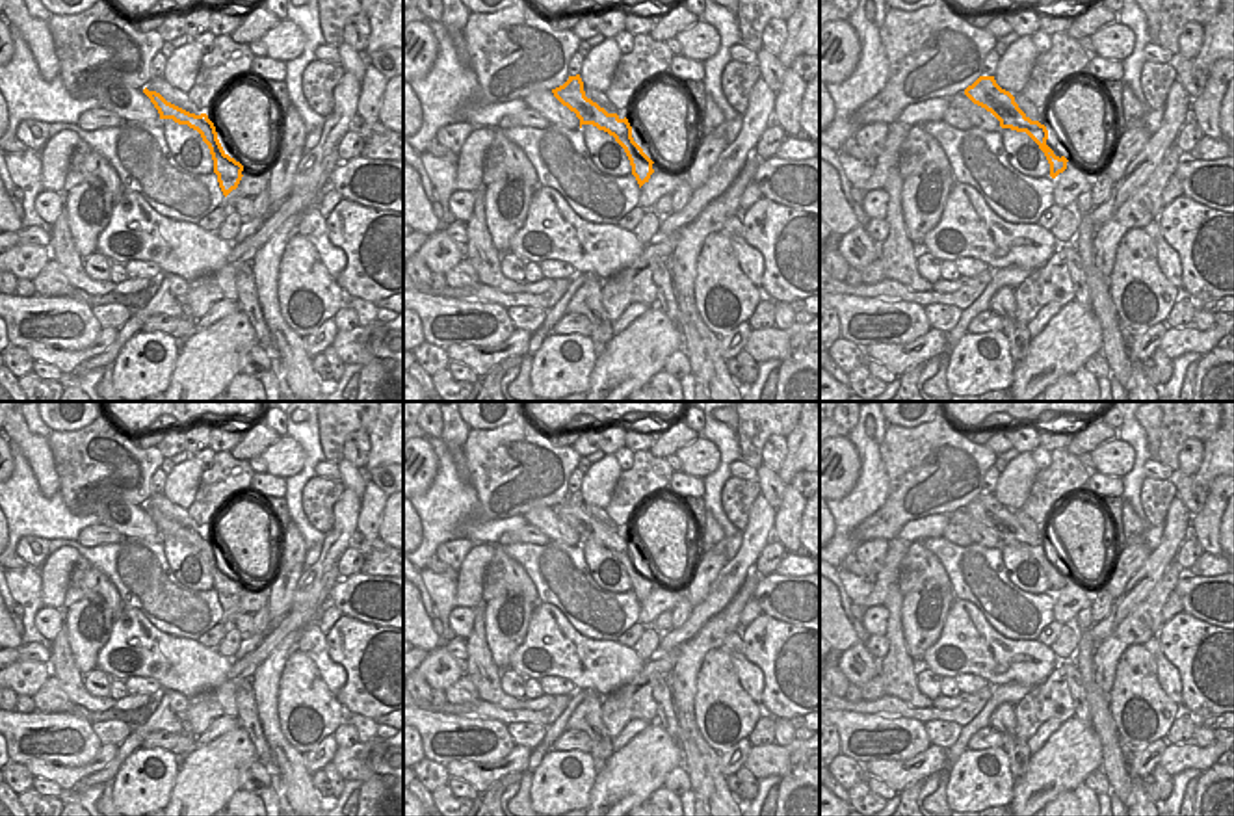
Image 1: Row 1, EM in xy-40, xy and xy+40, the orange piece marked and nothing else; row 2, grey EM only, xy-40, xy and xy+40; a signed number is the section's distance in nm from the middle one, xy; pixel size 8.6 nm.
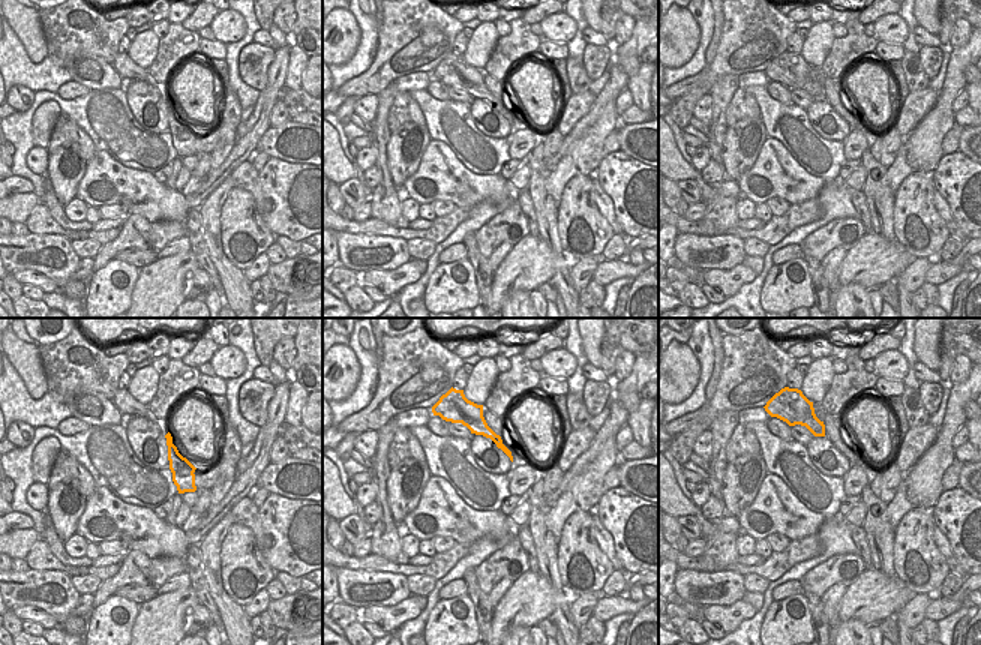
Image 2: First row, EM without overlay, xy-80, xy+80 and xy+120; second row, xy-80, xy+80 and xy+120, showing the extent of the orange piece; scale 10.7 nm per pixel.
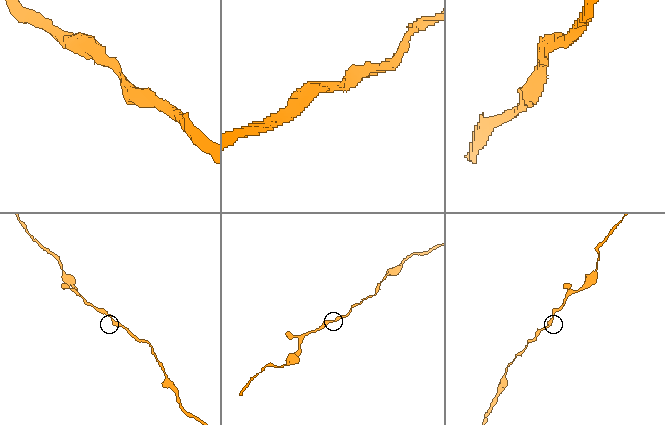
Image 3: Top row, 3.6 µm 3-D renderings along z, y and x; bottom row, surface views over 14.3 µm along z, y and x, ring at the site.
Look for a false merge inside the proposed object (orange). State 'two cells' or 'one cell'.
one cell

